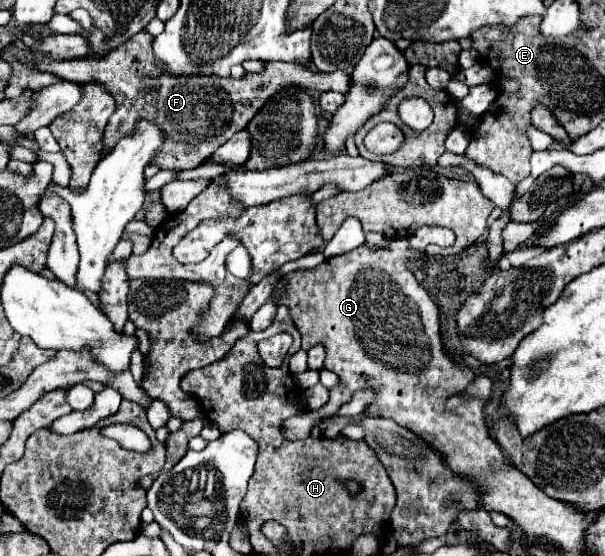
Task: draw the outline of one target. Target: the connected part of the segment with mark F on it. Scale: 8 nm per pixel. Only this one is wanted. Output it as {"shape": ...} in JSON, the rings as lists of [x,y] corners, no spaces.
{"shape":[[[139,32],[119,48],[115,48],[105,58],[79,58],[79,60],[51,60],[31,52],[33,62],[39,70],[53,72],[65,80],[91,80],[97,78],[105,84],[107,92],[117,102],[117,112],[109,118],[103,132],[101,156],[107,156],[119,138],[133,134],[137,120],[145,118],[149,122],[161,124],[165,130],[165,144],[161,152],[153,158],[153,164],[161,170],[187,170],[201,166],[221,144],[225,144],[235,132],[245,130],[245,124],[257,114],[257,110],[281,88],[295,84],[317,92],[349,92],[351,76],[337,70],[331,74],[311,72],[299,64],[263,62],[259,74],[245,74],[243,78],[221,78],[221,76],[169,76],[163,64],[157,64],[153,56],[153,36],[149,32]]]}

